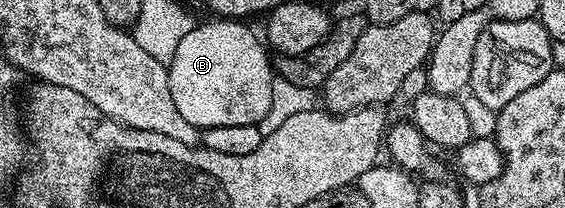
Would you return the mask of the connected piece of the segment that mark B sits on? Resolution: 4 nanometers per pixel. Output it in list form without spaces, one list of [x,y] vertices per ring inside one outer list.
[[[222,17],[212,20],[212,23],[196,22],[195,27],[185,33],[181,45],[177,45],[177,53],[170,56],[169,74],[173,101],[181,117],[185,117],[189,125],[200,129],[217,125],[258,125],[269,113],[272,104],[273,83],[277,78],[272,56],[264,40],[260,36],[258,39],[246,27],[246,22]]]

